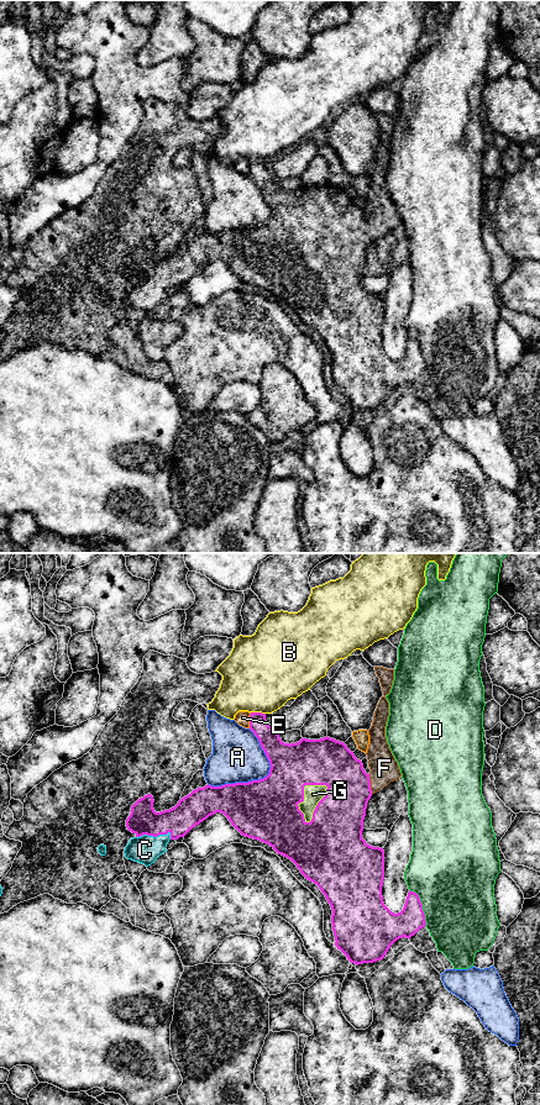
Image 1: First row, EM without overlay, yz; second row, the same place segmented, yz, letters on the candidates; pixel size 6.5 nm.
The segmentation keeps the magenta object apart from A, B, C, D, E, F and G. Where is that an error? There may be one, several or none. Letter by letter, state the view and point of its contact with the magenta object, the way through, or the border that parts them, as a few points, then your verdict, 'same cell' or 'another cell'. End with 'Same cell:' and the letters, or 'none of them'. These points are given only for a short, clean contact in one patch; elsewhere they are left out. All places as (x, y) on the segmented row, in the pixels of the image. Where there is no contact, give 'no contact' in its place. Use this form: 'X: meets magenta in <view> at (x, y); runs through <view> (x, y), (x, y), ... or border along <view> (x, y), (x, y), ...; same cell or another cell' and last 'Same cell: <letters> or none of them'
A: meets magenta in yz at (260, 779); another cell
B: meets magenta in yz at (258, 713); another cell
C: meets magenta in yz at (153, 836); runs through yz (179, 820), (164, 825), (153, 836), (145, 850); same cell
D: meets magenta in yz at (421, 906); another cell
E: meets magenta in yz at (250, 720); another cell
F: meets magenta in yz at (370, 784); runs through yz (342, 810), (370, 784), (384, 768); same cell
G: meets magenta in yz at (316, 805); same cell
Same cell: C, F, G

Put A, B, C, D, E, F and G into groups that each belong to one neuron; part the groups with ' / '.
A / B / C F G / D / E

